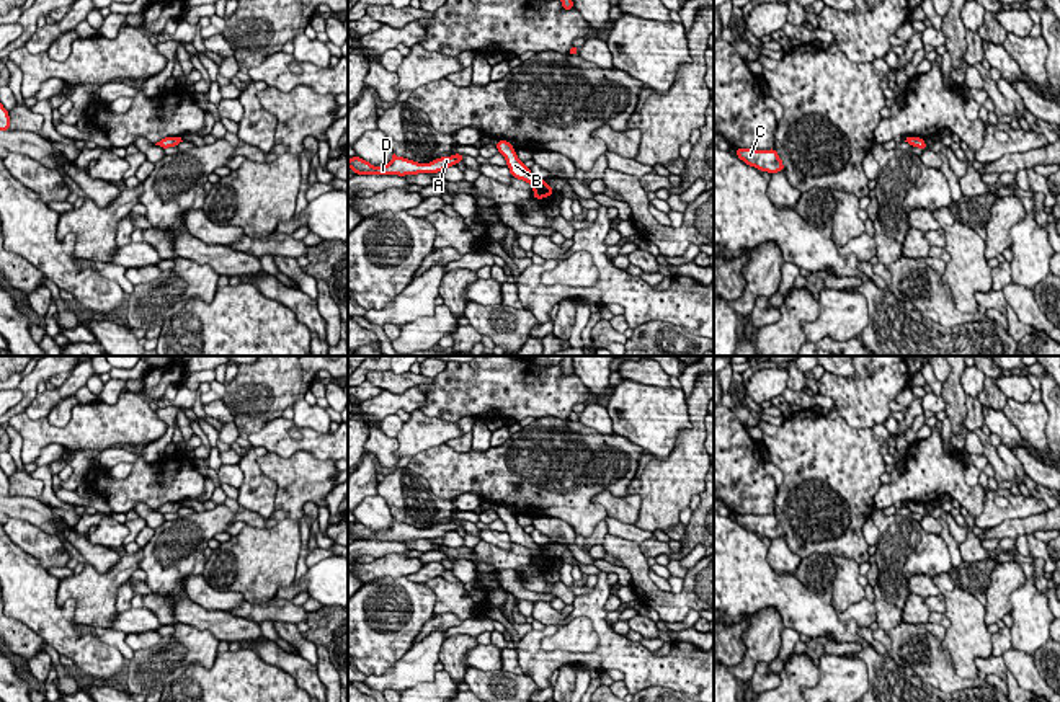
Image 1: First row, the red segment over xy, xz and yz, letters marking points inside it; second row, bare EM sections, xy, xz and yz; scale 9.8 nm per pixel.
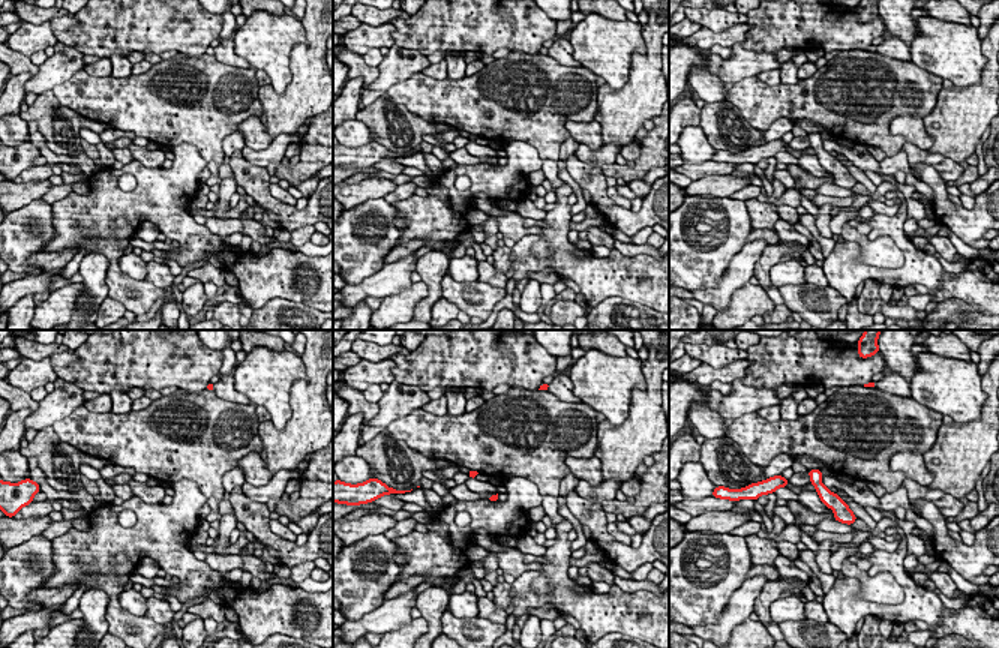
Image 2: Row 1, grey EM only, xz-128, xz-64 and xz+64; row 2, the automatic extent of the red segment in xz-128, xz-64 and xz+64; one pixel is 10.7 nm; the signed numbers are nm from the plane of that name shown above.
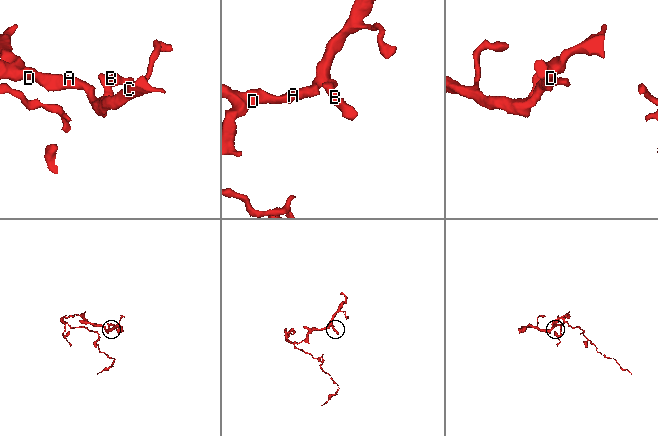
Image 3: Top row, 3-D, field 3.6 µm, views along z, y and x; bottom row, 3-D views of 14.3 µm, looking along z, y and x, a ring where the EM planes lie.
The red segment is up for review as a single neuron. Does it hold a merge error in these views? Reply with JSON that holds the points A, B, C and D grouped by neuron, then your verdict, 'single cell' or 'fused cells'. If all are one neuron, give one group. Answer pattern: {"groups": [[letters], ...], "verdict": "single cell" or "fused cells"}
{"groups": [["A", "B", "C", "D"]], "verdict": "single cell"}

